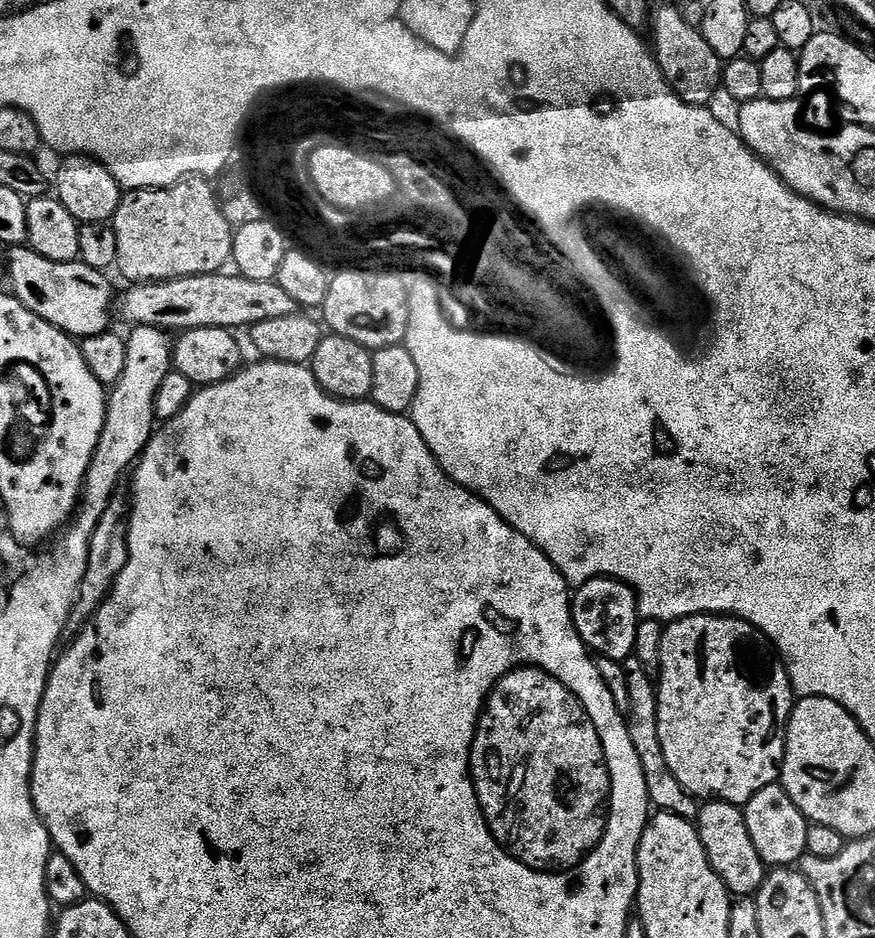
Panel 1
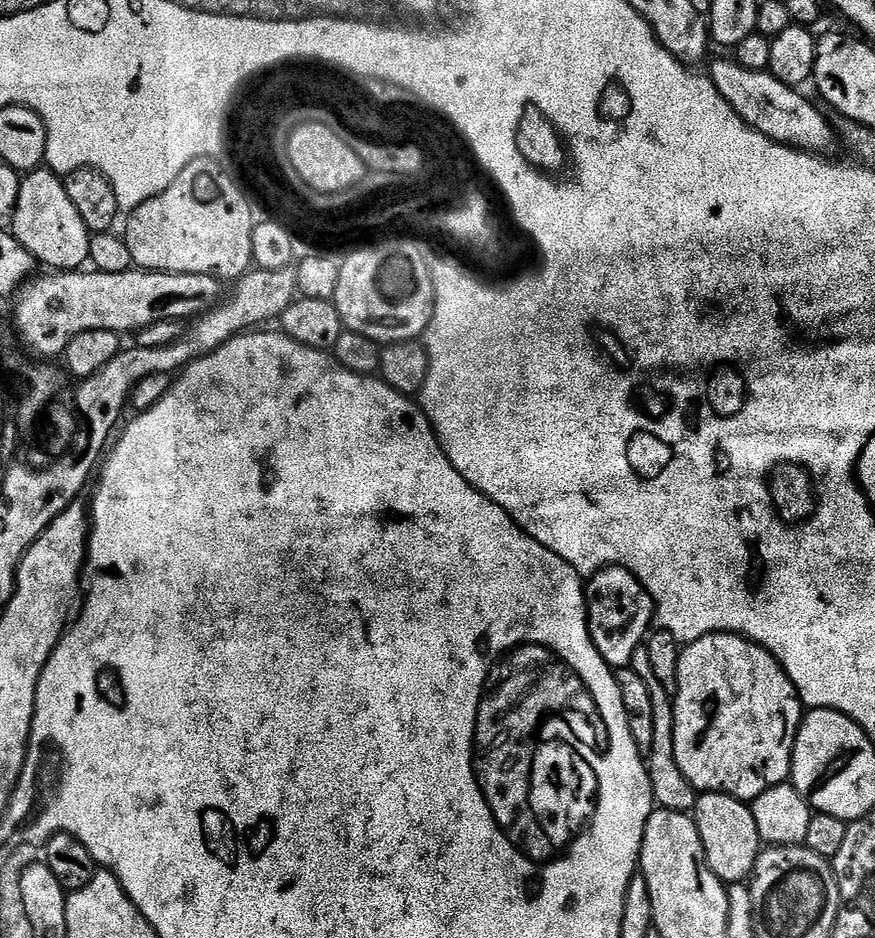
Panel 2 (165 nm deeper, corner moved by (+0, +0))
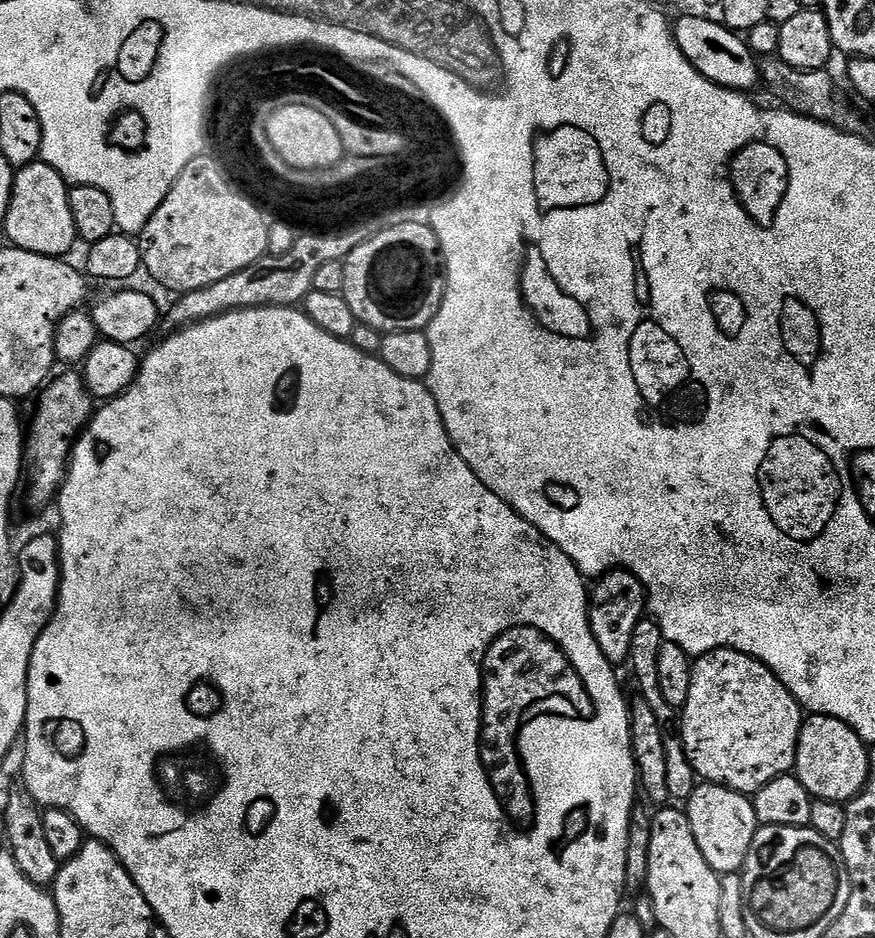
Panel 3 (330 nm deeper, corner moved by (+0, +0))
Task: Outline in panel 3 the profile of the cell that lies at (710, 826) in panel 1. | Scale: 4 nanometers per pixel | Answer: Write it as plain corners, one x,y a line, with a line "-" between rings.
700,782
686,802
686,811
690,818
690,830
694,830
694,842
698,842
698,850
702,850
702,858
706,858
706,862
710,862
710,866
718,874
739,872
746,862
746,854
750,854
750,842
754,842
754,834
758,827
751,799
745,793
727,788
725,784

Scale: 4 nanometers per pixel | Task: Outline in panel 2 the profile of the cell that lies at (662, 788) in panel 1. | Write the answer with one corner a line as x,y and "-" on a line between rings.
643,646
634,650
630,666
634,670
634,674
638,674
638,678
642,678
642,682
646,682
646,690
650,690
650,706
654,706
654,738
651,739
650,750
646,753
653,801
666,810
691,813
695,809
698,793
686,778
686,774
682,774
682,770
678,770
678,758
674,758
673,697
666,690
662,690
662,682
658,682
658,678
654,678
654,670
650,666
650,654
646,654

